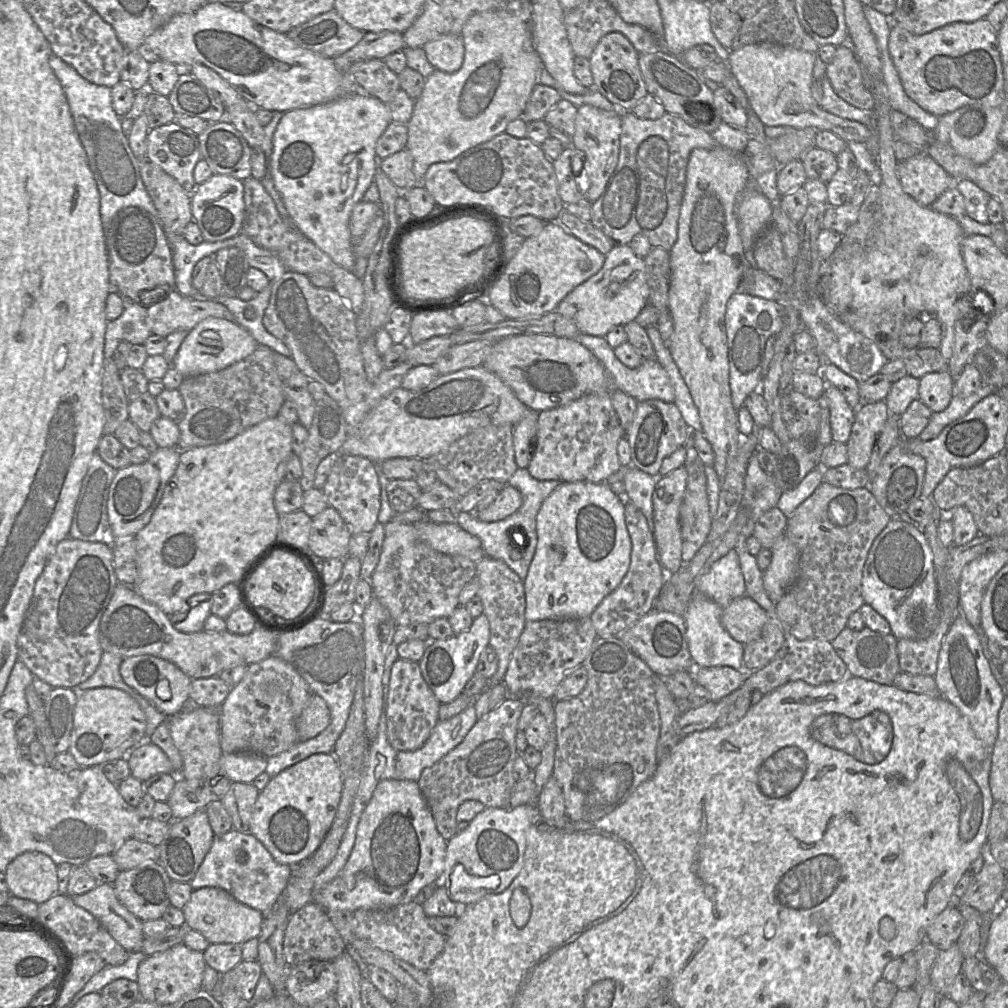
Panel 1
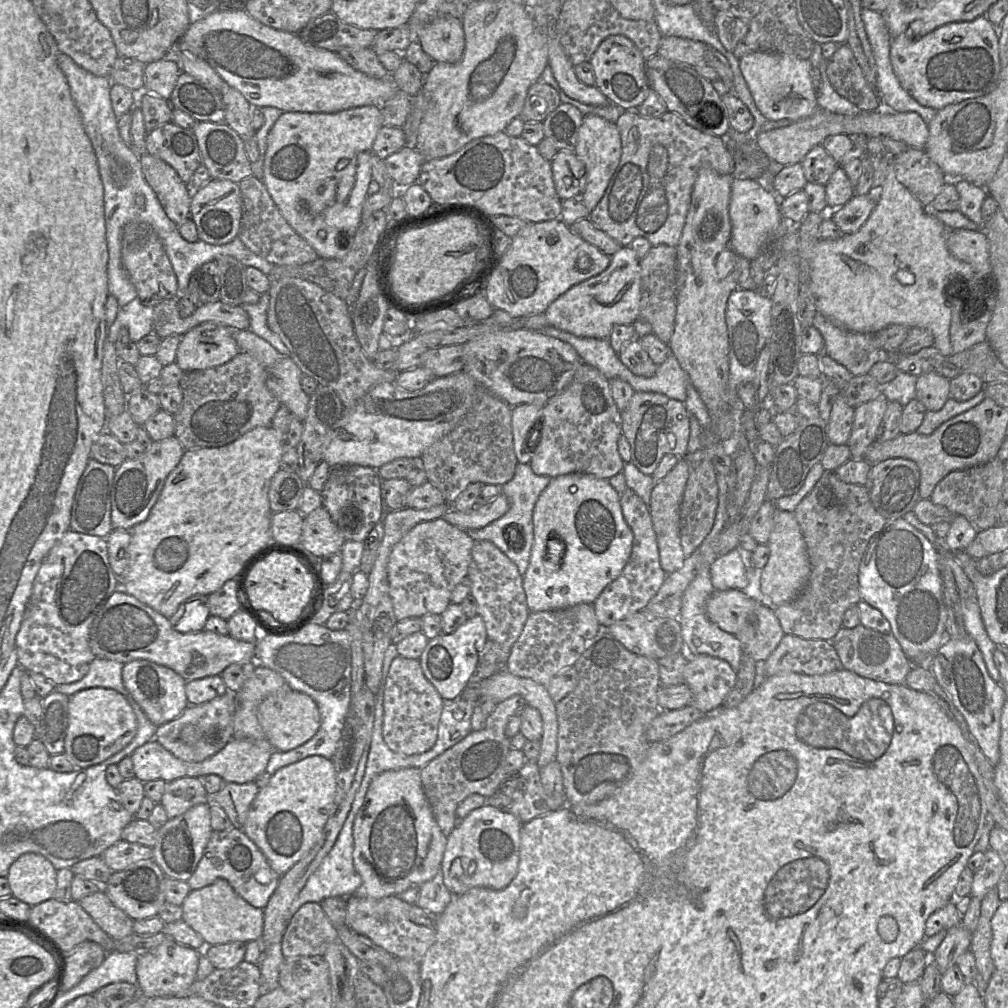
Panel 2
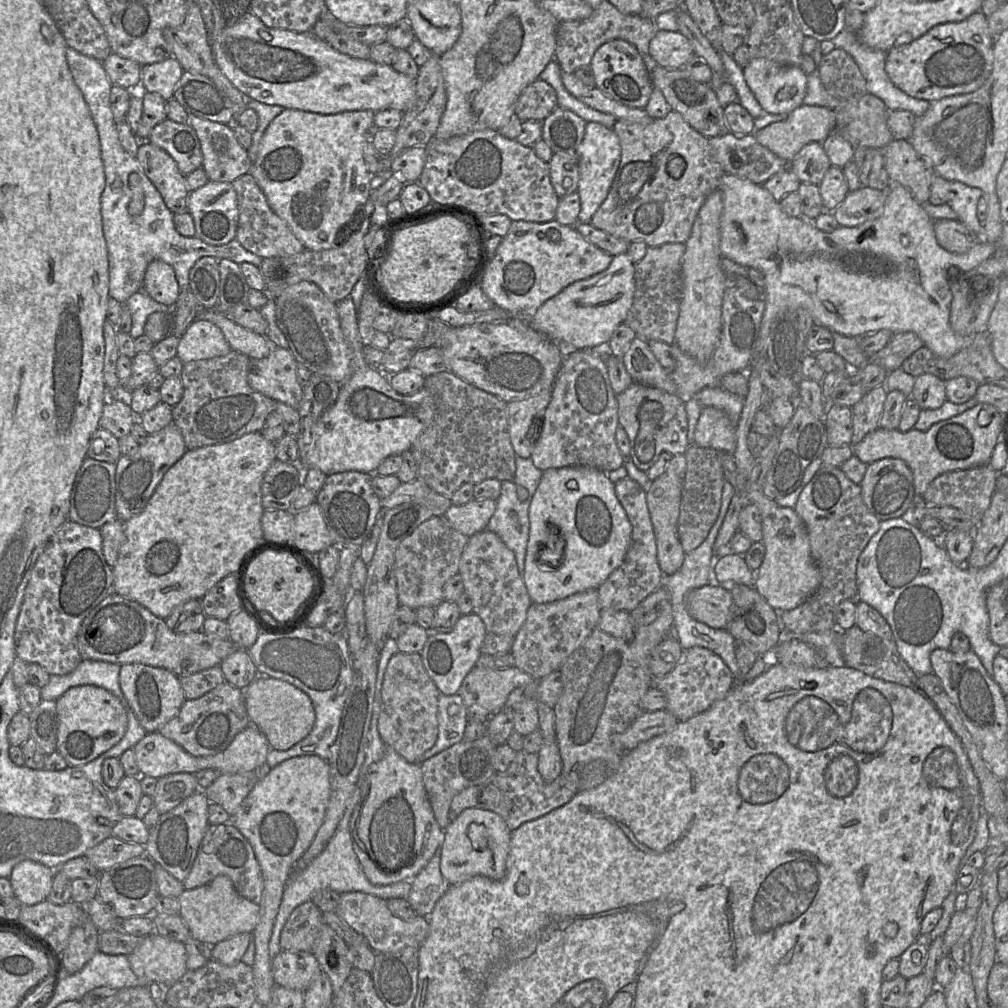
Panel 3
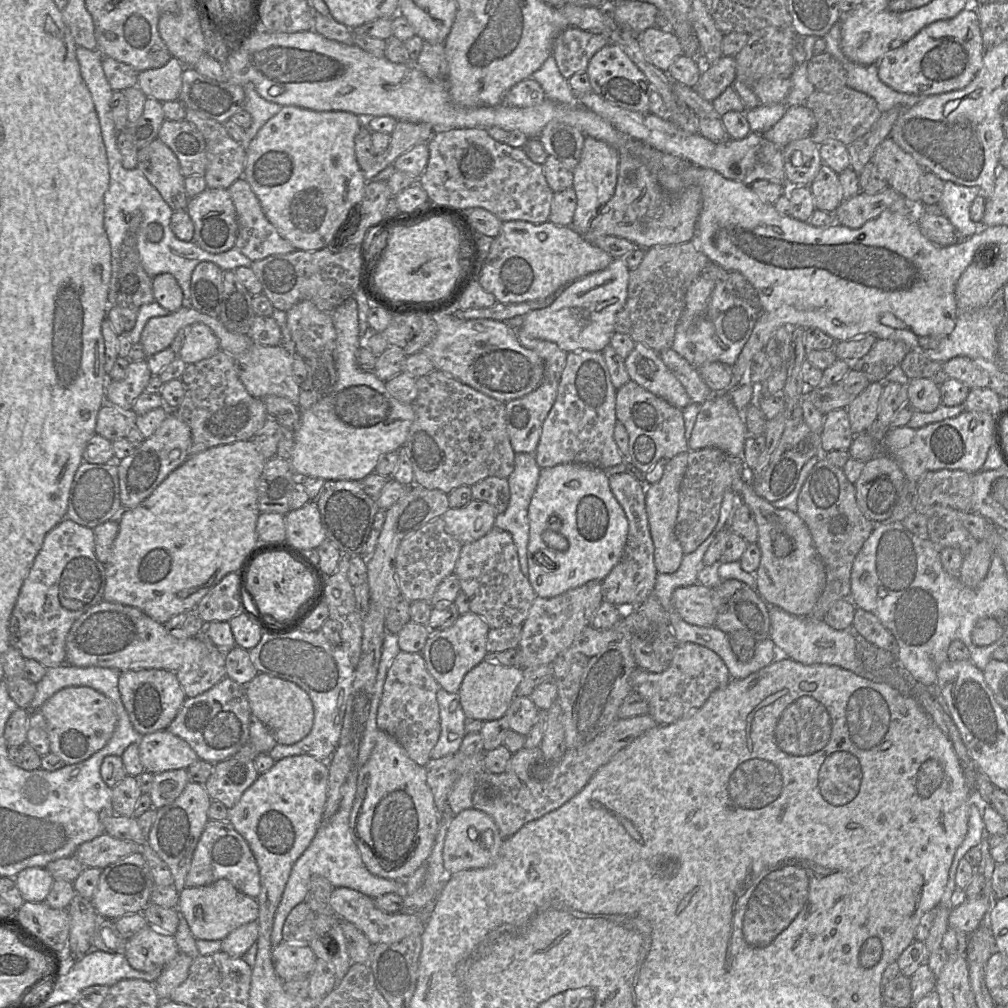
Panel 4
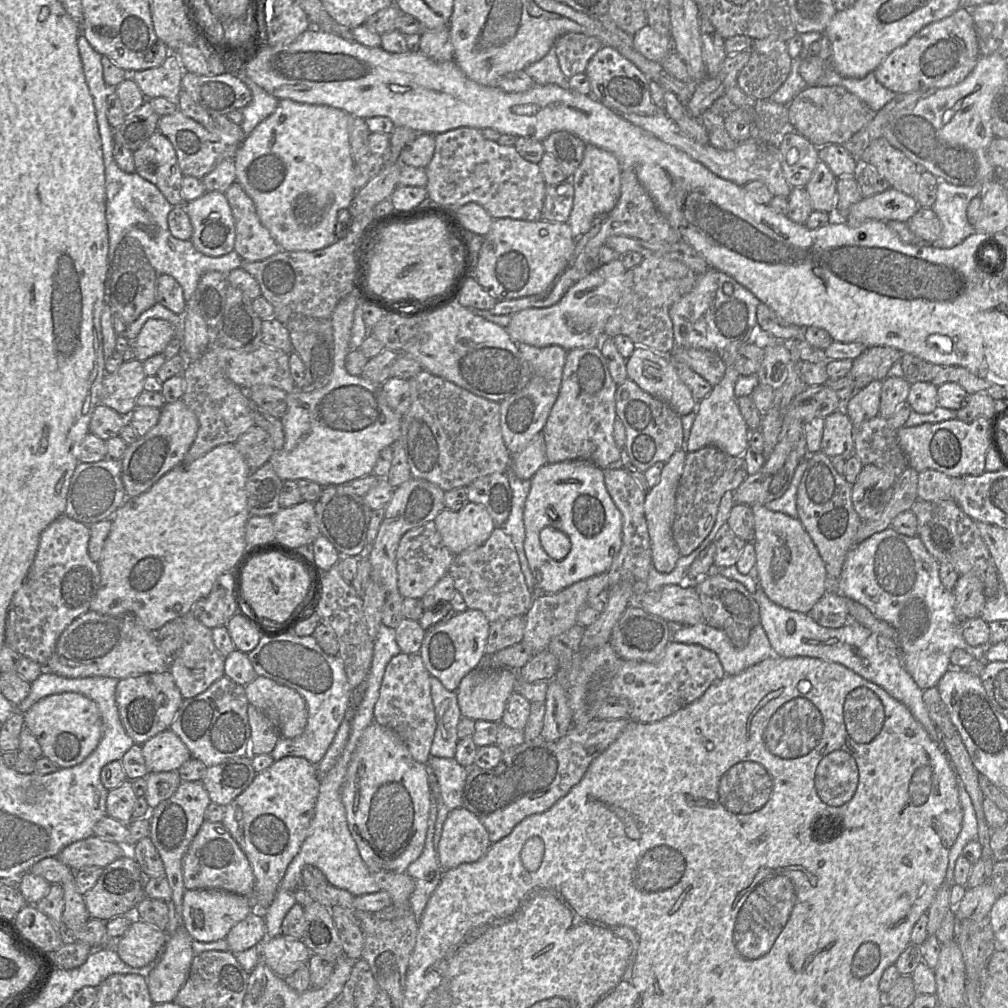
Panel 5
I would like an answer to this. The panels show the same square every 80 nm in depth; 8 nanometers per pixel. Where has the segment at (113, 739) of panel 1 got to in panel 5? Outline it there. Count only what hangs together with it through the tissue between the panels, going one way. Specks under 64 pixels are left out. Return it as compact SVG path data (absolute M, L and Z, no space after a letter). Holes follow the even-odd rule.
M79 693L49 695L40 699L23 715L25 727L37 739L42 756L50 759L59 768L68 768L83 762L102 738L102 719L97 704Z

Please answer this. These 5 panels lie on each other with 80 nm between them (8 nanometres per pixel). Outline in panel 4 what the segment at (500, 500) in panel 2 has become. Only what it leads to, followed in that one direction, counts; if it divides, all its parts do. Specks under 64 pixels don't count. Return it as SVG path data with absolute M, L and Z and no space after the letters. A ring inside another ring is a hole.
M471 500L461 508L449 508L441 517L447 532L463 545L474 542L494 528L496 512L484 501Z

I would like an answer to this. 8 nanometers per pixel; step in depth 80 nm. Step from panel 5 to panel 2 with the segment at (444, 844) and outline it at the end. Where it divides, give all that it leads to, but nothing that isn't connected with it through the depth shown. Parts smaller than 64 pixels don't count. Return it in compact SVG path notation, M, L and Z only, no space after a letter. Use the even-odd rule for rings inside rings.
M484 805L472 810L447 837L441 863L444 885L452 895L461 895L472 888L502 890L517 873L520 859L522 822L514 815Z

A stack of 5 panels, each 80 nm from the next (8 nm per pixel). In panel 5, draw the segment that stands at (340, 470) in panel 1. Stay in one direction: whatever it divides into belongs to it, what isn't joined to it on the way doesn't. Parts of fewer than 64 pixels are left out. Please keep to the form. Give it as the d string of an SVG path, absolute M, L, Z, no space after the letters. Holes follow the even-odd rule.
M331 485L322 488L320 497L314 502L318 526L325 538L342 556L360 557L367 551L367 532L372 510L347 485Z

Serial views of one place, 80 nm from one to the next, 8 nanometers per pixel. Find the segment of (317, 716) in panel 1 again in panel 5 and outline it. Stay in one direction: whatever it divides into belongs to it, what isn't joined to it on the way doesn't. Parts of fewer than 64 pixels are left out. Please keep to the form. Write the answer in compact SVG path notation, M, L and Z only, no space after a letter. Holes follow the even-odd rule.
M257 676L245 686L245 692L249 703L274 723L281 737L291 739L303 733L308 709L297 691L269 678Z

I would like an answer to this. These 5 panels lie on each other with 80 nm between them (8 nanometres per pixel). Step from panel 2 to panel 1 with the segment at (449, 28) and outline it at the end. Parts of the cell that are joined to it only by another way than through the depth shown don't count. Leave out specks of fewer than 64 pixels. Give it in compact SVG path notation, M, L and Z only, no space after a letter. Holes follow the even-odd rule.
M446 34L427 42L423 47L427 60L437 70L454 73L464 61L464 43L461 35Z

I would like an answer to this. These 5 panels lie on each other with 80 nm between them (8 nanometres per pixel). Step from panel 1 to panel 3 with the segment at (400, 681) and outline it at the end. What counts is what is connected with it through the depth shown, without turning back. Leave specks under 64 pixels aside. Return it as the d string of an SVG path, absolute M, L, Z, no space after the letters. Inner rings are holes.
M398 651L390 659L382 685L378 731L387 747L410 763L422 763L422 755L438 738L439 693L427 674L420 653Z

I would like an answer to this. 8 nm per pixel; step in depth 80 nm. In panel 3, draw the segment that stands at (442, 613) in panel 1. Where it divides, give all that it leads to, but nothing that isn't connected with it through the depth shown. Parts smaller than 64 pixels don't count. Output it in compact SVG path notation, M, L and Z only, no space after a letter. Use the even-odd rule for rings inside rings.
M435 516L424 521L406 537L397 547L394 558L399 605L415 610L422 606L436 607L444 601L443 588L452 576L458 574L461 556L468 540L469 537L457 531L445 516Z

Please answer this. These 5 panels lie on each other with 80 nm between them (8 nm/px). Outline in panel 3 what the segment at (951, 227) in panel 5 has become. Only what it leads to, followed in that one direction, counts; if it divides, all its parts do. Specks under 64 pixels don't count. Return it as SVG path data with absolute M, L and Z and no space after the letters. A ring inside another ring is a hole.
M950 182L947 204L931 205L926 202L921 205L934 221L958 220L983 239L984 225L977 218L977 203L983 195L979 188L970 187L961 182Z

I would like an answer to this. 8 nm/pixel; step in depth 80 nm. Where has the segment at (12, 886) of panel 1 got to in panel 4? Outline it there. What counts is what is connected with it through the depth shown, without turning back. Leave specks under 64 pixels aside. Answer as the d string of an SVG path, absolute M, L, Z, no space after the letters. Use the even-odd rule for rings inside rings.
M41 867L25 868L14 880L24 902L33 903L43 902L54 882L51 874Z

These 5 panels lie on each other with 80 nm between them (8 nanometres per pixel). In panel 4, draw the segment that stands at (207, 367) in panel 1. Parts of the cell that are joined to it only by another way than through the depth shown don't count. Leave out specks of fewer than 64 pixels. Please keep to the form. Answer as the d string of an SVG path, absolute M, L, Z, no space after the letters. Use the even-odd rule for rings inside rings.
M202 323L187 327L183 345L178 356L185 364L191 364L213 356L220 345L213 331Z

